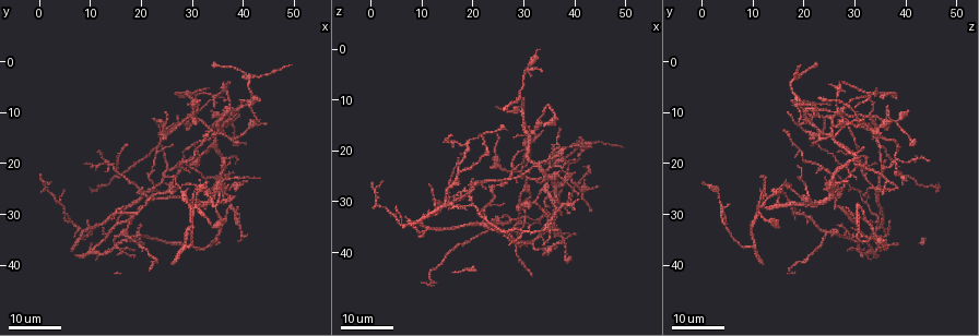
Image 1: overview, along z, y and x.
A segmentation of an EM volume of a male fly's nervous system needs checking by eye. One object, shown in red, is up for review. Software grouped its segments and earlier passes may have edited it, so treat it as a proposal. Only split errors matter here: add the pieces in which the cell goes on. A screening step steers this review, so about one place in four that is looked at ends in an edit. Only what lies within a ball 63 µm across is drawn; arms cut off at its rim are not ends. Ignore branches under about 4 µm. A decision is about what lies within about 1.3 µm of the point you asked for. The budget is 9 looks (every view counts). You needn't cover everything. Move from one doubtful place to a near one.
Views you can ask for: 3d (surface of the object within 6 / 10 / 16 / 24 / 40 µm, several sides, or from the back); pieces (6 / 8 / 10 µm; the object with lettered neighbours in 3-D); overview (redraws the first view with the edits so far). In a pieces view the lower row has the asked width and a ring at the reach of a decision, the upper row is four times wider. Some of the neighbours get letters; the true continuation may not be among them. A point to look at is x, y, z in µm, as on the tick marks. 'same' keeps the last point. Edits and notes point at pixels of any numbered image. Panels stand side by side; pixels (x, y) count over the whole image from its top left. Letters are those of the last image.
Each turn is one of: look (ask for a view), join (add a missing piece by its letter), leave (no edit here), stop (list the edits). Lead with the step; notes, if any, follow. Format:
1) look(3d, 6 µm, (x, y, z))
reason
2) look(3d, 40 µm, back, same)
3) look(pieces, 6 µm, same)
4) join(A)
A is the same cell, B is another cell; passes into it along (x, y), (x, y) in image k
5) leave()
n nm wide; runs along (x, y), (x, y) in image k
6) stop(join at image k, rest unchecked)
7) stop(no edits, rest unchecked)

look(3d, 16 µm, (37.0, 25.5, 35.5))

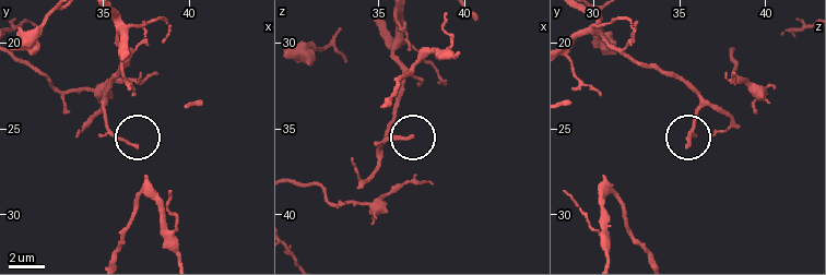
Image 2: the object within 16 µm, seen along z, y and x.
look(pieces, 10 µm, (36.9, 26.1, 35.4))

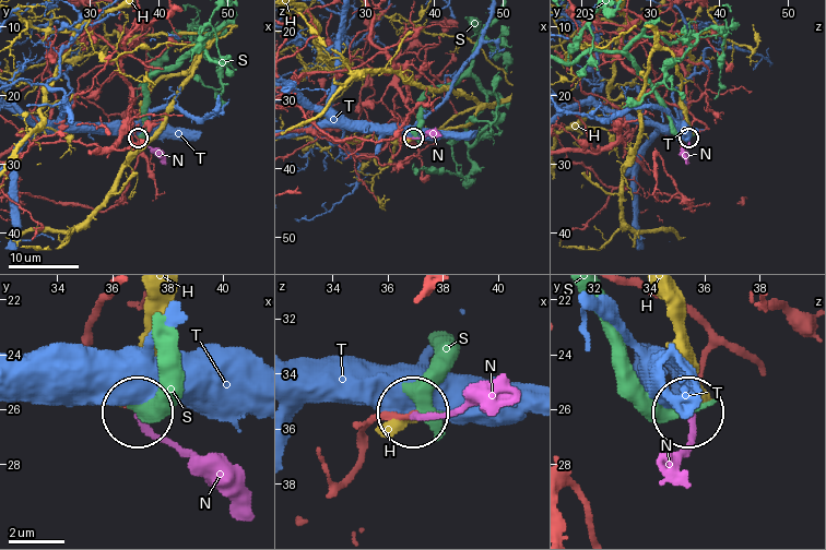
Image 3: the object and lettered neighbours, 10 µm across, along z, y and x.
join(N)
200 nm wide; N is the same cell, H, S and T are other cells; it goes on there

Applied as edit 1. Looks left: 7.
look(3d, 16 µm, (40.5, 23.5, 28.0))
branch stops here

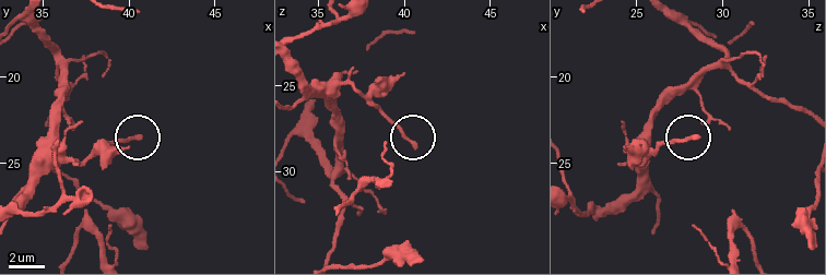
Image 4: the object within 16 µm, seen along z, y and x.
look(pieces, 8 µm, (40.6, 23.6, 28.4))
see the neighbours

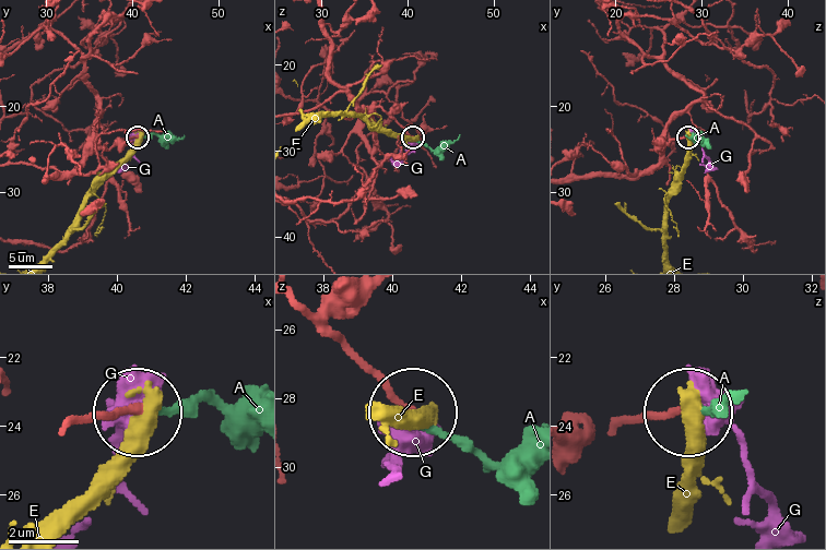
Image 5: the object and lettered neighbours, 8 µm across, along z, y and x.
join(A)
A is the same cell, E and G are other cells; passes into it along (632, 423), (728, 406) in image 5; the cell continues

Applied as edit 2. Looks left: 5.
look(3d, 24 µm, (32.5, 29.5, 26.0))
free end

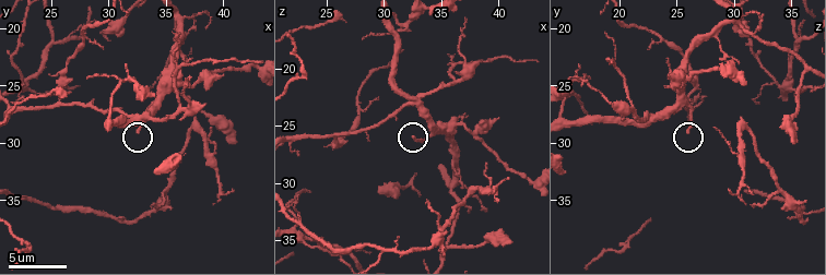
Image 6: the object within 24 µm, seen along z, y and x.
look(pieces, 10 µm, (32.6, 28.8, 26.0))

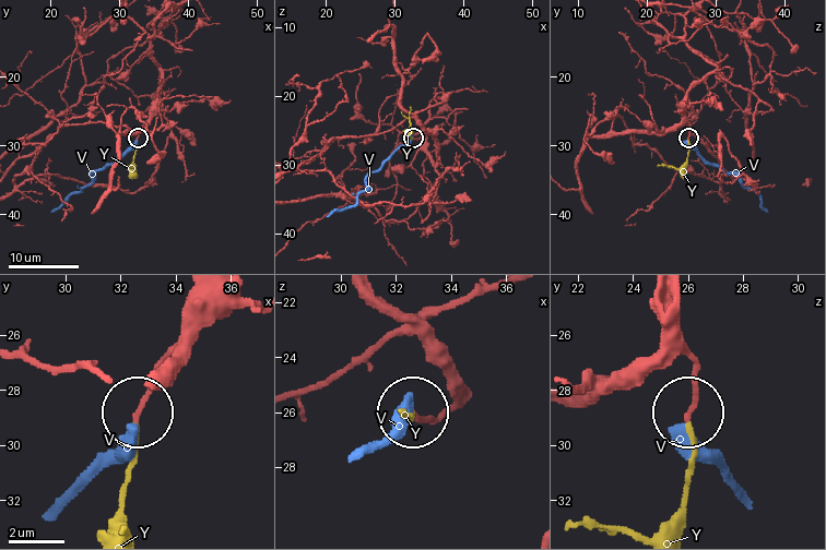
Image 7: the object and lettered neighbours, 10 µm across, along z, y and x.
join(Y)
180 nm wide; Y is the same cell, V is another cell; passes into it along (681, 344), (695, 370), (695, 468), (685, 503), (652, 531) in image 7; it goes on there

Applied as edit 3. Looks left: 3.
look(3d, 24 µm, (34.5, 32.5, 15.0))
end of a long branch

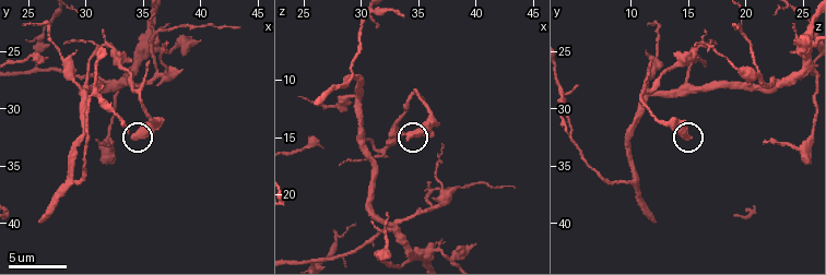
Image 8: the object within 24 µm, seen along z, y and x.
look(pieces, 8 µm, (34.0, 32.6, 15.2))
what lies round it

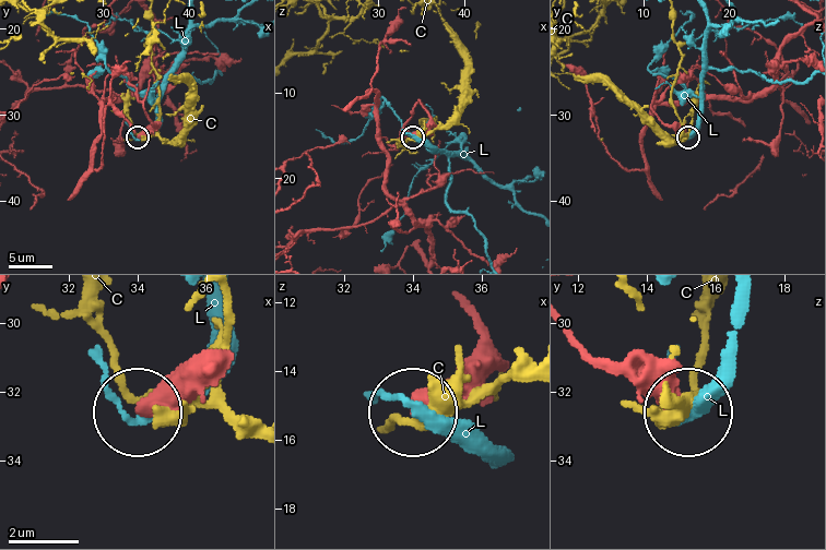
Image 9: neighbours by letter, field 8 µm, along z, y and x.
leave()
C and L are other cells; none of them fits

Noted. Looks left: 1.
stop(join at image 3, join at image 5, join at image 7, rest unchecked)

